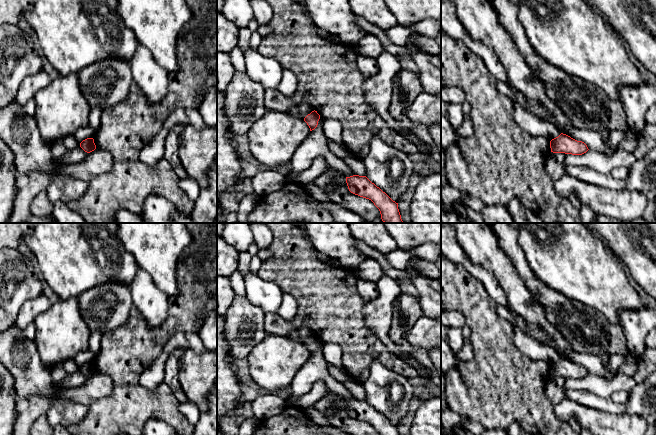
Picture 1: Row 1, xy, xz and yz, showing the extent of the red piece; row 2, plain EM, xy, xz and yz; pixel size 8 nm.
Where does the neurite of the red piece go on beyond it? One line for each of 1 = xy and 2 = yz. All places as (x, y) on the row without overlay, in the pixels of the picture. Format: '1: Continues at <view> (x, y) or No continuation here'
1: No continuation here
2: No continuation here

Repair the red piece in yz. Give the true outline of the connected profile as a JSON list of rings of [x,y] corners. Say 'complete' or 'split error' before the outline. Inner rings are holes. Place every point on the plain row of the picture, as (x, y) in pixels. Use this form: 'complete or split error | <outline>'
complete | [[[563,357],[550,365],[550,372],[553,377],[572,379],[582,379],[589,374],[584,366],[577,365]]]

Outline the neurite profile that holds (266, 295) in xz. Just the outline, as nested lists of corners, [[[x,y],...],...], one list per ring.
[[[249,271],[243,278],[246,298],[251,304],[259,307],[264,313],[278,313],[283,292],[272,281],[262,280],[257,274]]]

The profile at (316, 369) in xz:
[[[320,341],[317,351],[309,357],[306,364],[295,375],[290,385],[290,399],[298,399],[304,396],[311,391],[317,381],[323,381],[331,393],[342,396],[346,401],[355,399],[343,383],[338,382],[330,375],[327,364]]]

